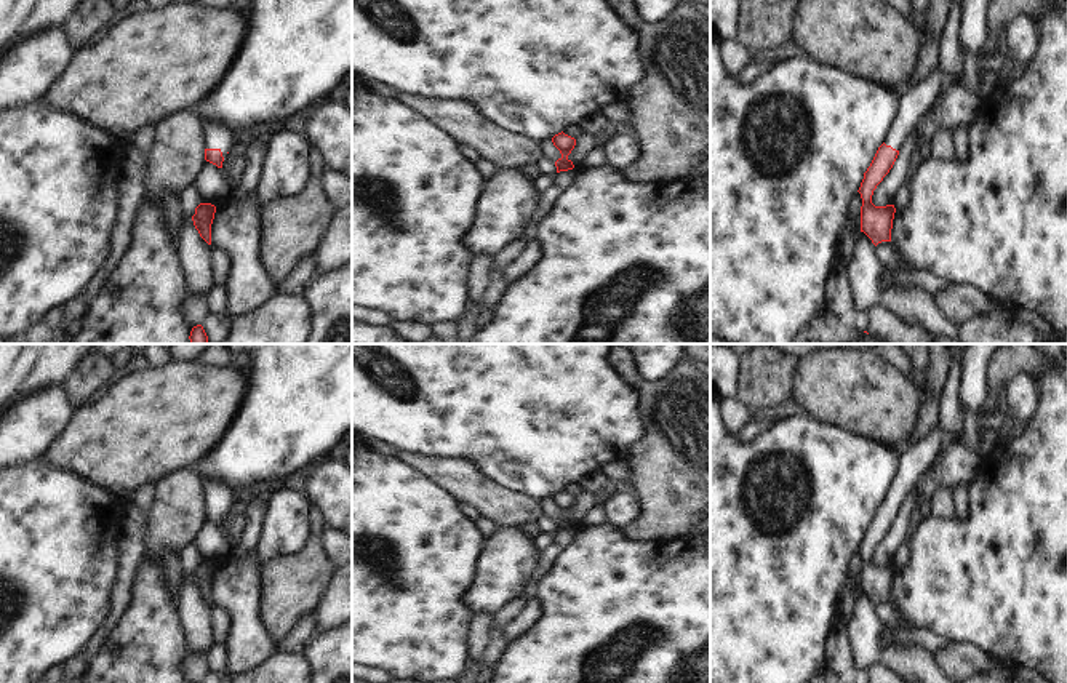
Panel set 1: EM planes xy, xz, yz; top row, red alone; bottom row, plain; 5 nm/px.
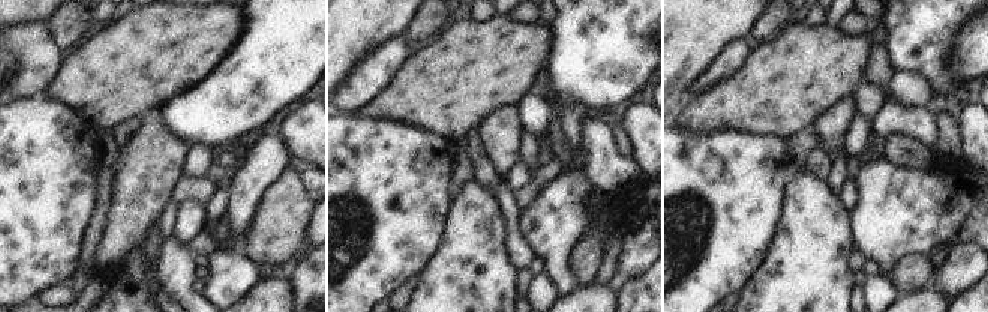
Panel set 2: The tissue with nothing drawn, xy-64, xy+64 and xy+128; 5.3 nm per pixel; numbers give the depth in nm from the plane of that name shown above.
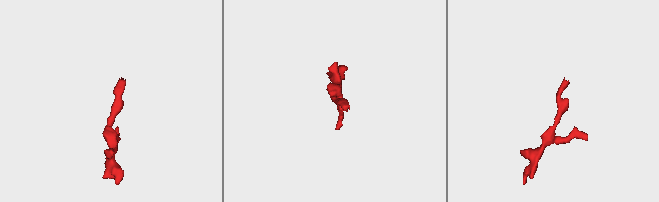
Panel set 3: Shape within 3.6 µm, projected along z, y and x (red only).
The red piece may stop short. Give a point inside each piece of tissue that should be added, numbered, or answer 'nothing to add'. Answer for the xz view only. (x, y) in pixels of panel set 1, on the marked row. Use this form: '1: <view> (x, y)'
nothing to add

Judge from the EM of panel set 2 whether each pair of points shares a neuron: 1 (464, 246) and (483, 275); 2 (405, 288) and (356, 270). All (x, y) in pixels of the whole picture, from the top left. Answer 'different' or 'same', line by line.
1: same
2: different

